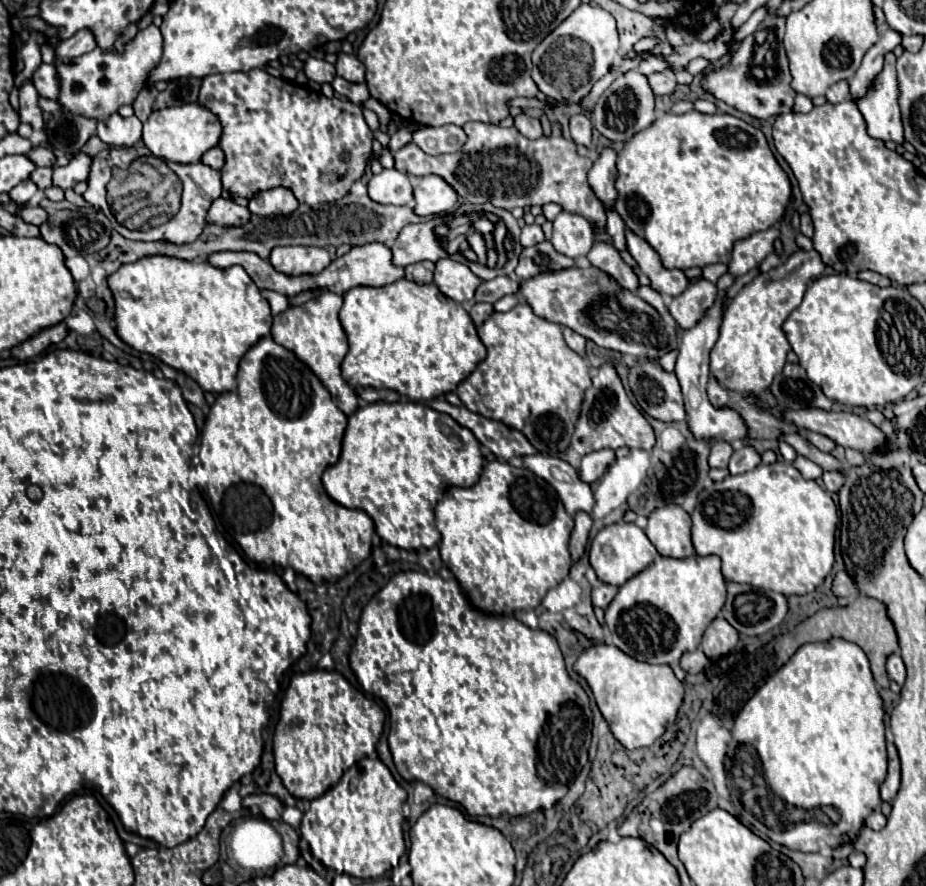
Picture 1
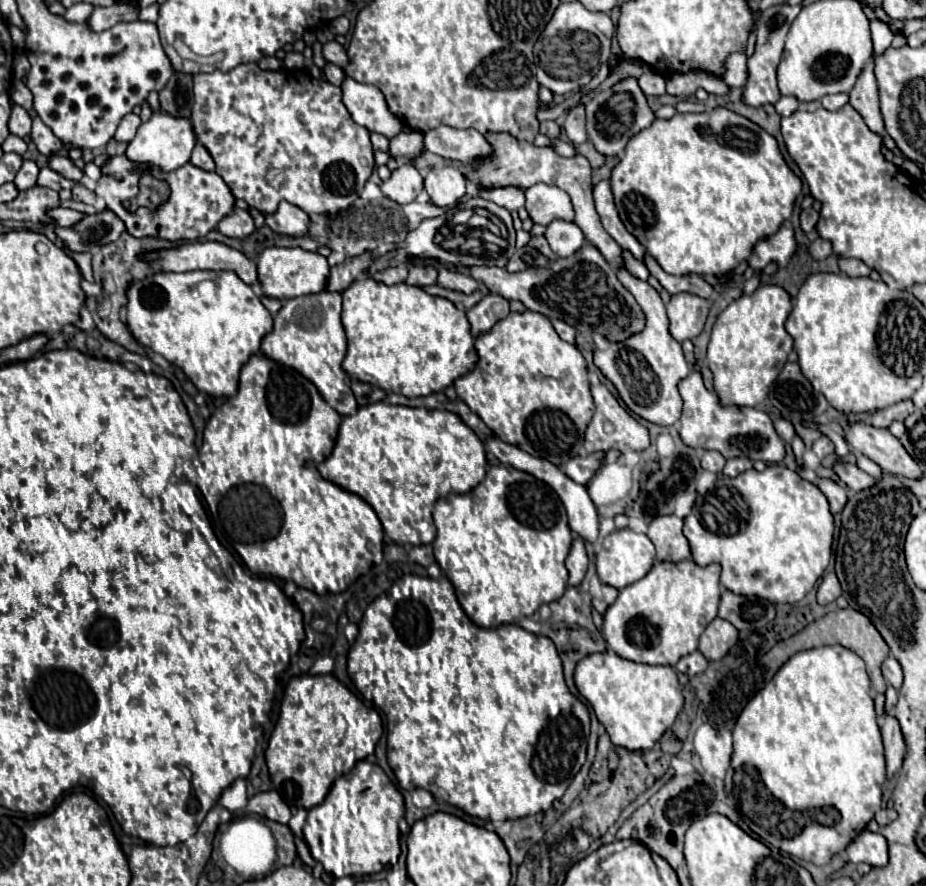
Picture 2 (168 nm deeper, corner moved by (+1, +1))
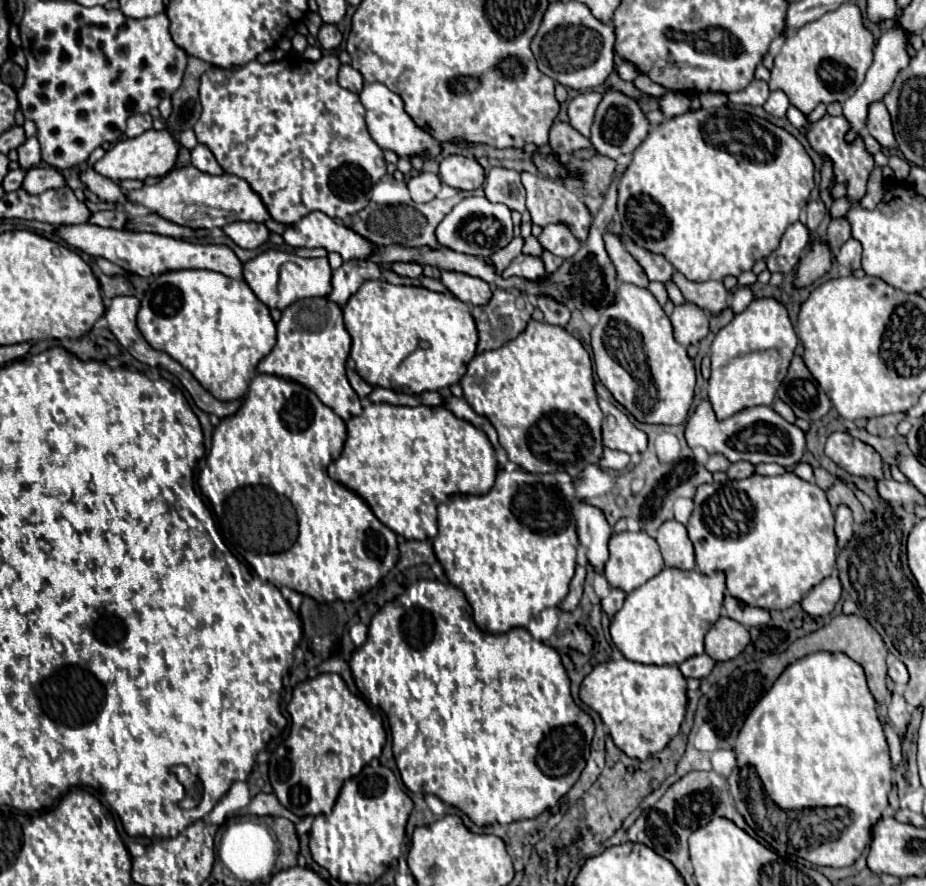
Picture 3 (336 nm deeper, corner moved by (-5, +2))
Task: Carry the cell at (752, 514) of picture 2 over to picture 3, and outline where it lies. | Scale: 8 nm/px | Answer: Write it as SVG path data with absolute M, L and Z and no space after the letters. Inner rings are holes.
M784 472L780 476L754 474L724 484L702 484L694 496L694 512L686 528L696 550L698 570L704 574L722 570L726 574L728 592L758 608L786 610L798 604L836 564L834 512L826 492L814 482L798 478L794 472Z

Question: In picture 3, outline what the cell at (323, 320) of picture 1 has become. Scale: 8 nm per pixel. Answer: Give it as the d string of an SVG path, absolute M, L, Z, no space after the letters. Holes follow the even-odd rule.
M304 298L282 310L278 342L258 364L258 372L284 376L312 388L318 398L342 420L360 416L362 404L346 378L346 360L350 354L350 334L342 322L342 308L328 298Z

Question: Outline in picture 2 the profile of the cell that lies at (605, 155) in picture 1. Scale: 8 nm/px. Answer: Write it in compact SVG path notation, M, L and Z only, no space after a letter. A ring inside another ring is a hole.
M600 181L594 187L594 203L596 203L596 211L602 219L602 227L606 229L606 233L626 251L630 251L638 261L642 261L642 257L646 255L646 249L638 243L638 239L634 235L630 235L626 231L626 227L622 225L618 211L614 207L614 197L610 191L610 183L608 181Z

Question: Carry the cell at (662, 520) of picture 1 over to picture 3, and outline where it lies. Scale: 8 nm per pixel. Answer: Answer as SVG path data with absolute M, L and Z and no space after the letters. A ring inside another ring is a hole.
M666 520L658 528L656 542L660 546L666 566L682 568L682 570L692 570L696 566L694 546L690 542L690 536L688 536L688 530L684 524L680 524L676 520Z

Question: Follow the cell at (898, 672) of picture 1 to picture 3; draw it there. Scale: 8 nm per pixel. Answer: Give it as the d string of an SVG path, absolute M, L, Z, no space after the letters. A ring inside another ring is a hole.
M894 660L890 666L888 666L888 676L900 686L904 688L908 684L908 670L906 666L900 662L900 660Z

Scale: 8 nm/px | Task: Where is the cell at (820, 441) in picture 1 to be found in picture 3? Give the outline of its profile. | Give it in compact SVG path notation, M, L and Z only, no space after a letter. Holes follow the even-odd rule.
M834 432L826 440L826 456L850 474L882 478L882 460L878 452L846 432Z

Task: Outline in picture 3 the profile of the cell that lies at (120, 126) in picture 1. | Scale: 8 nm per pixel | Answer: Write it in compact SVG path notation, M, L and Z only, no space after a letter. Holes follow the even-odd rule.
M136 114L128 118L128 128L126 128L126 136L128 138L136 138L142 132L152 128L152 116L150 114Z

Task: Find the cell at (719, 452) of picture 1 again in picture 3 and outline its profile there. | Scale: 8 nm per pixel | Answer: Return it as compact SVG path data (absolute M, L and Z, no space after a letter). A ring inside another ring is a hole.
M712 454L710 460L708 460L708 464L706 464L706 468L710 472L726 472L728 466L730 466L730 462L722 454Z

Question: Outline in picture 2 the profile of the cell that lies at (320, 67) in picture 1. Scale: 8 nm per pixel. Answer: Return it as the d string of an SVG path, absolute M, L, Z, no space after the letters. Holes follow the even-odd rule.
M326 63L326 67L324 67L324 75L326 75L326 79L328 79L332 85L342 85L342 81L346 79L344 69L338 67L338 65L334 65L334 63Z

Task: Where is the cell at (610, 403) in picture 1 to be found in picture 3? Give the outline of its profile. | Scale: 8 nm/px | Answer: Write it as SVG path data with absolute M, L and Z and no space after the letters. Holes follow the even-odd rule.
M598 400L600 408L604 412L604 422L602 422L602 444L606 448L612 450L620 450L620 452L644 452L648 438L646 434L636 428L628 416L618 410L610 400Z

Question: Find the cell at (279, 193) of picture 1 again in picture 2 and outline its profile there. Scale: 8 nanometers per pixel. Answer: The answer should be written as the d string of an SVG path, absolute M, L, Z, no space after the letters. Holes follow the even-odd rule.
M282 201L280 207L278 207L278 211L274 215L268 215L266 217L266 225L274 233L278 233L278 235L304 237L308 233L310 219L308 219L308 215L302 209L290 205L286 201Z

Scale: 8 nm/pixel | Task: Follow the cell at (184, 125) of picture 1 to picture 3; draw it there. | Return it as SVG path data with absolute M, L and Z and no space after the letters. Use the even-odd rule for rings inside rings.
M152 128L136 138L126 138L116 142L114 148L108 150L104 158L94 164L94 170L112 180L126 180L126 178L144 180L150 176L164 176L166 172L170 172L178 162L178 154L180 154L180 144L174 138L174 134L166 128L162 130Z

